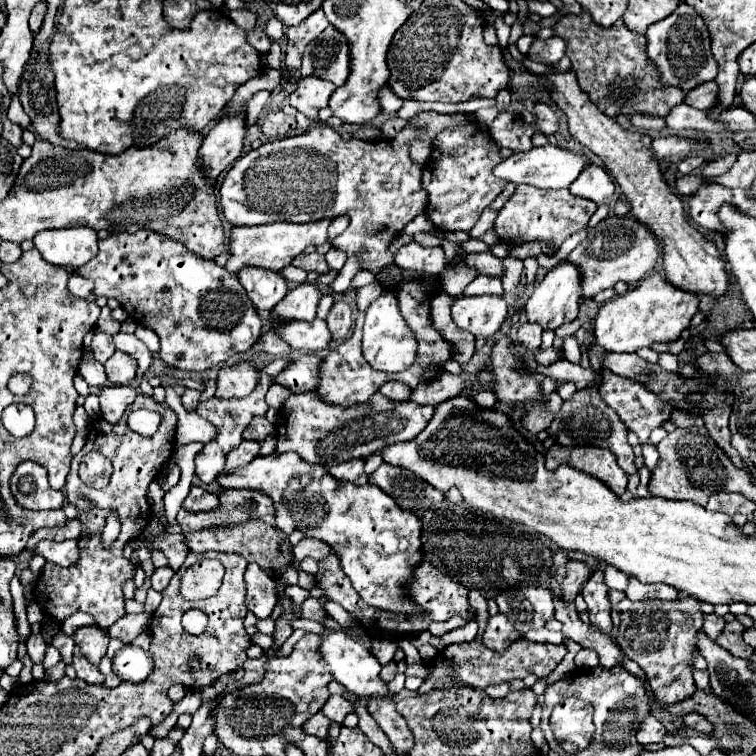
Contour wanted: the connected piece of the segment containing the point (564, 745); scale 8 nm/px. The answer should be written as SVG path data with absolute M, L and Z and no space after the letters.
M565 699L565 705L561 703L561 709L551 713L549 725L553 729L553 735L563 751L567 753L579 753L581 749L589 747L593 739L593 707L587 701L581 699Z

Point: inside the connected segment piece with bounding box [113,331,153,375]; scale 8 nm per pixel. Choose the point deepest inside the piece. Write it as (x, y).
(130, 344)

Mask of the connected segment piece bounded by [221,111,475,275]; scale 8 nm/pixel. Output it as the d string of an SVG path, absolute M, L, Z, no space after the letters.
M421 111L407 121L407 125L399 131L395 139L345 141L341 139L341 135L335 129L327 125L315 125L301 135L265 143L259 149L253 149L245 153L243 157L239 157L237 163L225 175L225 181L221 185L223 215L235 227L237 225L263 225L269 221L307 223L307 221L317 221L325 217L349 215L351 225L339 237L331 239L331 245L347 253L347 257L351 257L353 253L363 253L361 255L363 267L377 275L385 265L393 263L393 257L387 255L387 245L391 243L391 239L401 233L405 223L409 223L413 217L425 211L427 195L425 195L425 189L421 187L423 165L415 163L409 157L411 141L421 139L431 145L437 139L437 135L443 133L445 129L455 129L471 121L475 121L475 115L469 115L469 113L445 115L437 111Z

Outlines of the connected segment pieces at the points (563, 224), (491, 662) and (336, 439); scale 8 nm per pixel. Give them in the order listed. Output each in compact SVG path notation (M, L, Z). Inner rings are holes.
M517 185L513 197L503 205L495 219L495 233L499 241L507 245L523 245L531 241L545 241L555 249L571 237L573 233L581 231L591 215L597 211L597 203L581 197L573 197L569 189L537 189L533 185Z
M477 637L471 643L461 643L461 645L445 647L439 653L439 657L433 661L429 677L445 679L449 683L457 681L457 683L463 683L463 685L475 687L475 689L485 689L489 685L499 685L499 683L507 683L507 681L513 681L513 679L523 679L529 673L537 675L539 679L547 677L561 663L565 653L567 653L565 645L533 643L533 641L527 641L527 639L519 639L507 651L495 653L495 651L489 651L481 643L481 639ZM449 673L453 673L453 677L449 677Z
M317 391L295 393L277 415L277 453L293 451L307 463L321 463L325 467L335 467L343 461L363 457L381 451L387 445L409 441L417 437L419 431L429 423L435 407L417 405L413 401L391 401L381 393L371 395L369 403L359 403L351 407L327 403Z

